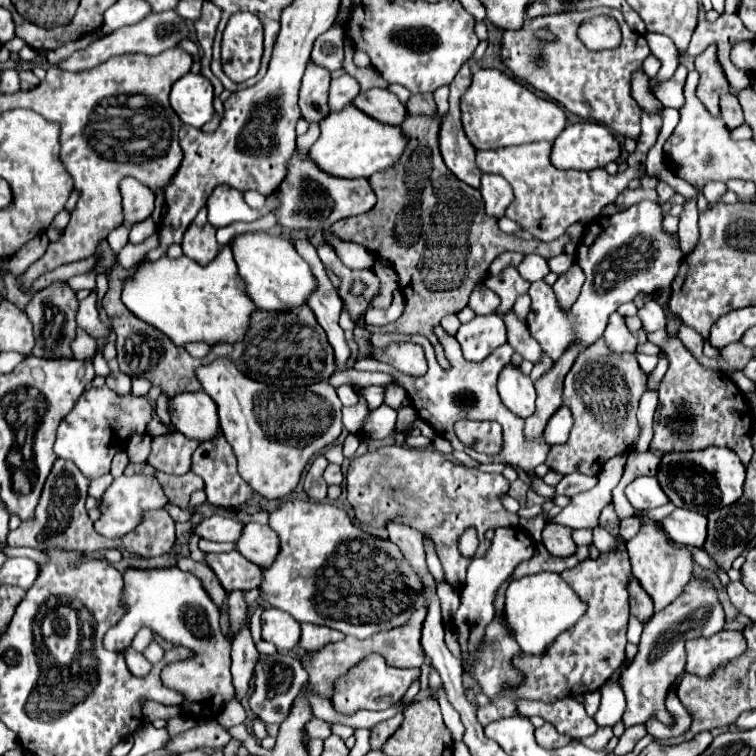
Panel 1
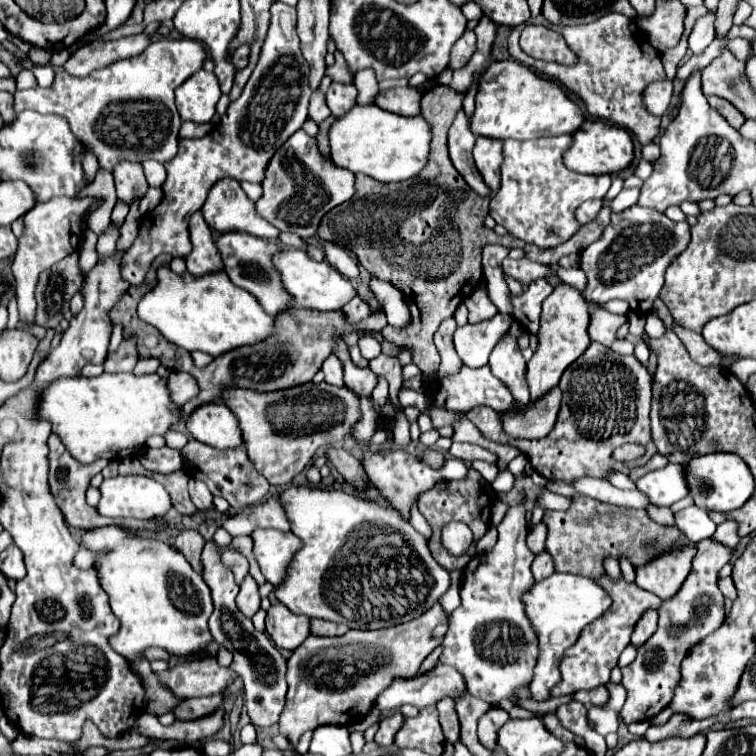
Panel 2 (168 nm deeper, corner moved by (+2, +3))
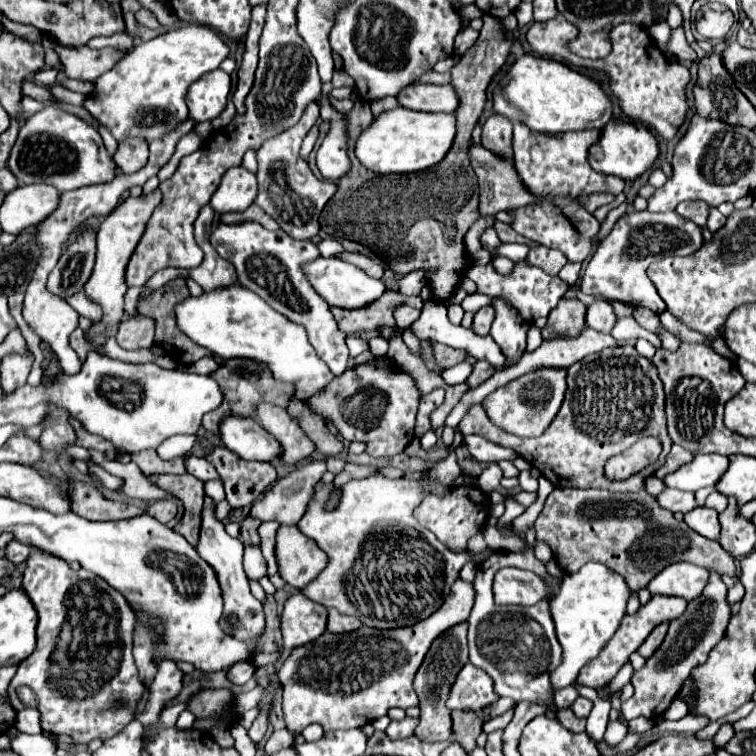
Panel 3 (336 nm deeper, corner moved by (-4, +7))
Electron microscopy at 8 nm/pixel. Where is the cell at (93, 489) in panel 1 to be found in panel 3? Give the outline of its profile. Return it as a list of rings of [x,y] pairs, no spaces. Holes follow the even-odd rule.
[[[93,449],[88,450],[94,462],[103,467],[106,471],[116,477],[125,479],[124,487],[120,492],[102,492],[107,497],[127,503],[131,498],[138,498],[144,501],[156,501],[164,499],[164,497],[172,497],[168,491],[160,489],[151,483],[148,483],[147,478],[140,469],[130,461],[130,463],[121,463],[116,460],[106,460],[102,458],[102,452]],[[132,489],[132,491],[130,491]]]

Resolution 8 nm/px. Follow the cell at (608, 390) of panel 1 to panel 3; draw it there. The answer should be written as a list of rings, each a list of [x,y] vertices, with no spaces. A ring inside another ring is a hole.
[[[632,345],[610,347],[600,353],[588,355],[582,361],[568,367],[568,391],[566,399],[550,423],[550,427],[534,439],[522,439],[510,435],[496,427],[482,405],[470,407],[466,417],[460,421],[464,435],[480,435],[496,445],[508,447],[524,457],[532,467],[540,469],[542,475],[554,487],[594,487],[606,489],[612,493],[628,493],[644,489],[644,477],[654,475],[656,467],[664,465],[666,455],[670,453],[672,441],[666,433],[666,413],[664,413],[664,391],[662,381],[654,363],[642,357]],[[642,437],[656,437],[662,443],[662,455],[656,465],[648,471],[626,479],[624,483],[612,483],[604,479],[604,463]]]

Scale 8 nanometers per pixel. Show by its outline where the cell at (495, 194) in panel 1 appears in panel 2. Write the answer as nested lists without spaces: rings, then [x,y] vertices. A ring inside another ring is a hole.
[[[476,139],[474,145],[476,167],[492,193],[500,189],[500,163],[502,163],[502,143],[494,139]]]

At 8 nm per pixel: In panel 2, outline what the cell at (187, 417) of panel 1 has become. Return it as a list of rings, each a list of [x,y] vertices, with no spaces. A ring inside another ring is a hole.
[[[220,401],[196,407],[186,419],[186,429],[194,439],[216,449],[242,445],[238,419],[234,419],[232,411]]]

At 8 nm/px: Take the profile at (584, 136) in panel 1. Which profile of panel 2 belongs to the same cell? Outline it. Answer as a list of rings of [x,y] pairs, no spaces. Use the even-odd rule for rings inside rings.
[[[584,121],[578,131],[572,133],[572,143],[564,151],[564,165],[576,173],[620,173],[630,165],[634,157],[634,145],[626,129],[614,127],[604,121]]]

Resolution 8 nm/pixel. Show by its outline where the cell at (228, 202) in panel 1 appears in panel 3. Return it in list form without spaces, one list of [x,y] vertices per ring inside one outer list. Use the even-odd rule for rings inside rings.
[[[238,165],[224,173],[218,189],[212,195],[210,205],[214,207],[216,213],[244,211],[246,207],[252,205],[256,193],[258,193],[256,175]]]

